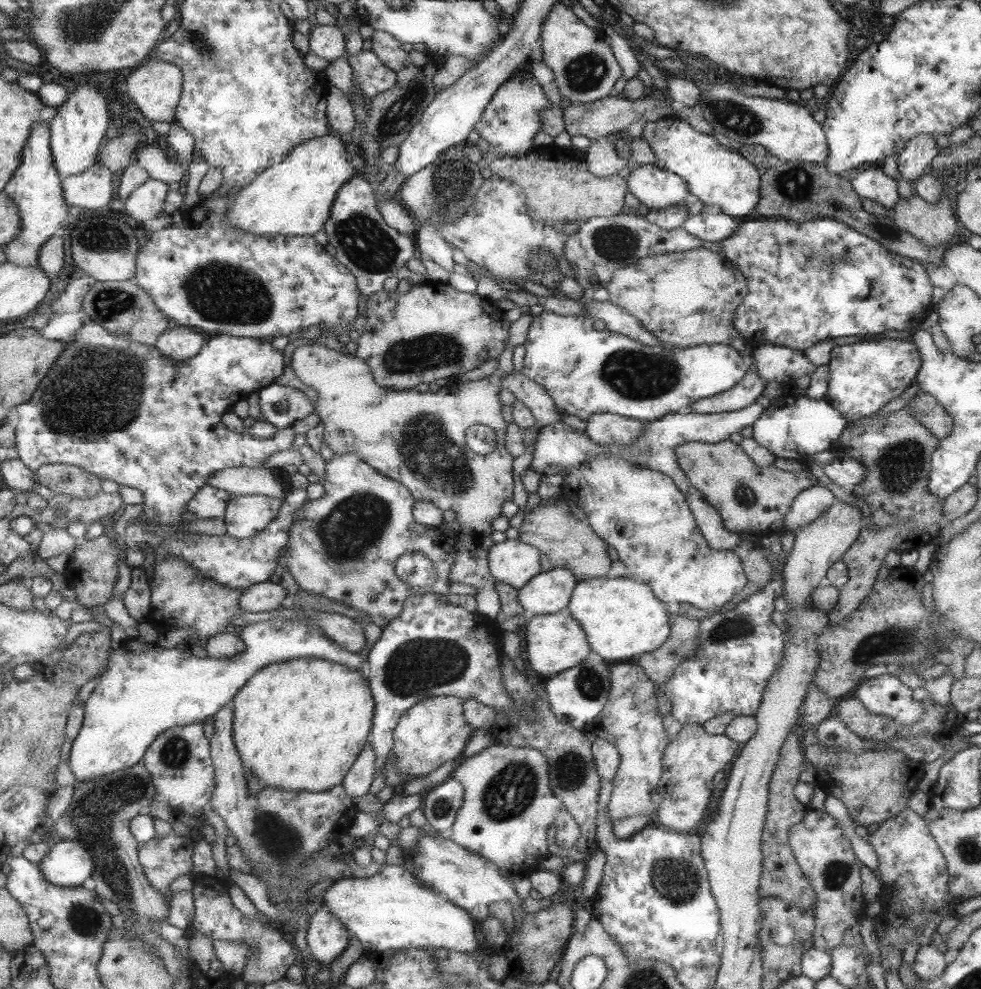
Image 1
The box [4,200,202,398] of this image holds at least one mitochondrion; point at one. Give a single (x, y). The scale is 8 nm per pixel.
(110, 305)

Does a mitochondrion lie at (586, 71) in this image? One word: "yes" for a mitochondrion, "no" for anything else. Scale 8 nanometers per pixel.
yes

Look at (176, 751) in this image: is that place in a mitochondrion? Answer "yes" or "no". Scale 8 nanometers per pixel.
yes

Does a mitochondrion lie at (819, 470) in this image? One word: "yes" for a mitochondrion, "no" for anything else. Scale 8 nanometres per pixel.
no

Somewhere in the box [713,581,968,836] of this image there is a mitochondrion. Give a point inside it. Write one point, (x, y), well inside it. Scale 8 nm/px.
(888, 640)

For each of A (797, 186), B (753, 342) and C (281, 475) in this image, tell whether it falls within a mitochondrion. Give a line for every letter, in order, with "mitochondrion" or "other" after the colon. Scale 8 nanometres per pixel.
A: mitochondrion
B: other
C: other

